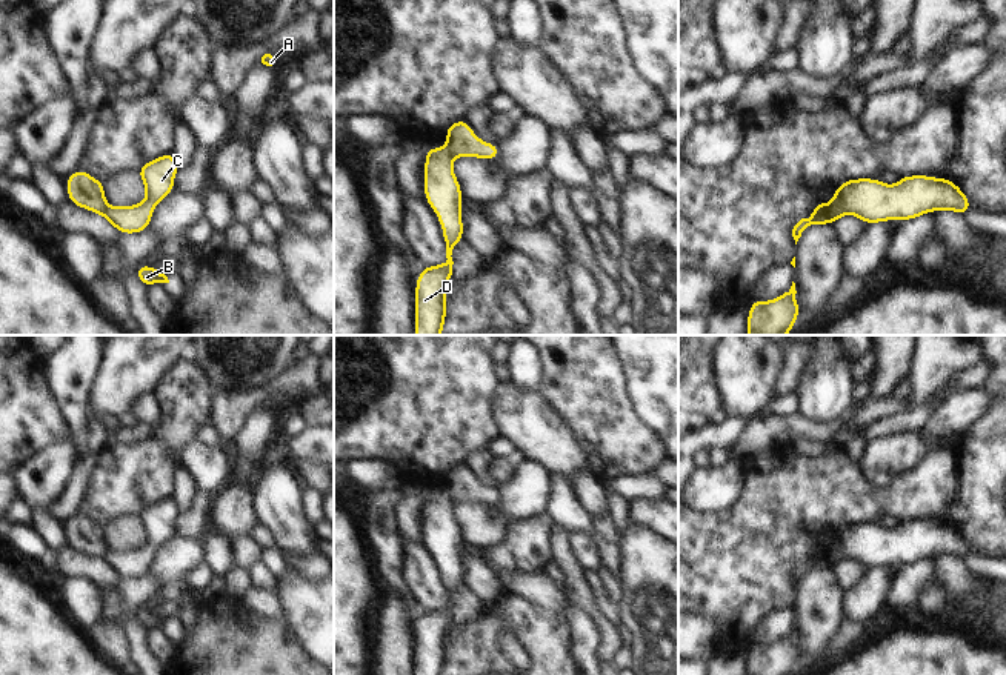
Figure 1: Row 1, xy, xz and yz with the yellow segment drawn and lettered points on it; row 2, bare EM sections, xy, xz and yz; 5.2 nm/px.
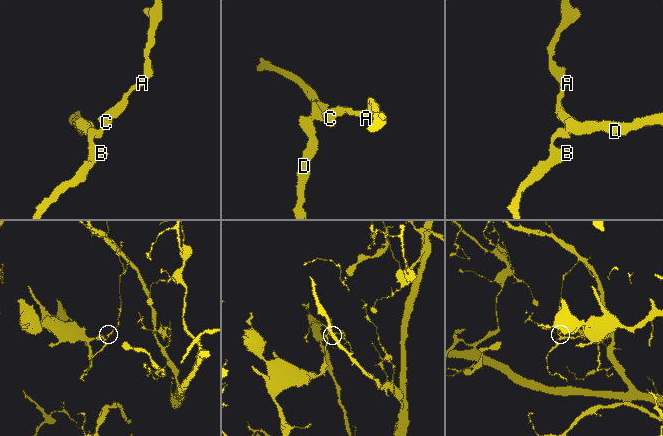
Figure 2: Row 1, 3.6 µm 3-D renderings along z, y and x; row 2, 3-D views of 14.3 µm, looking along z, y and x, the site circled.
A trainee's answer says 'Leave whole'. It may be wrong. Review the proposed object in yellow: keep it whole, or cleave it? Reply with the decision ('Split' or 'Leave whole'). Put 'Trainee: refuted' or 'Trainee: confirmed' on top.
Trainee: refuted
Split.

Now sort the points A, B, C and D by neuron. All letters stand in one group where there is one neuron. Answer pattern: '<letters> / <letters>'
A B C / D

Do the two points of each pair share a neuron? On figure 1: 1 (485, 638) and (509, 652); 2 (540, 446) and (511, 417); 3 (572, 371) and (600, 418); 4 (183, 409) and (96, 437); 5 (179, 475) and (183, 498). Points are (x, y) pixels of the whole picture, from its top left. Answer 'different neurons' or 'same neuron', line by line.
1: different neurons
2: same neuron
3: same neuron
4: different neurons
5: same neuron

